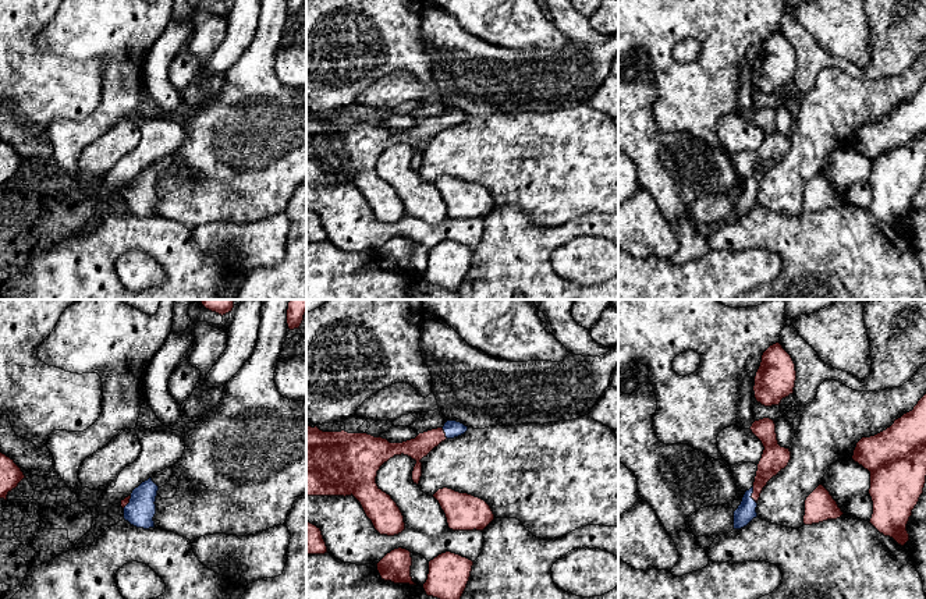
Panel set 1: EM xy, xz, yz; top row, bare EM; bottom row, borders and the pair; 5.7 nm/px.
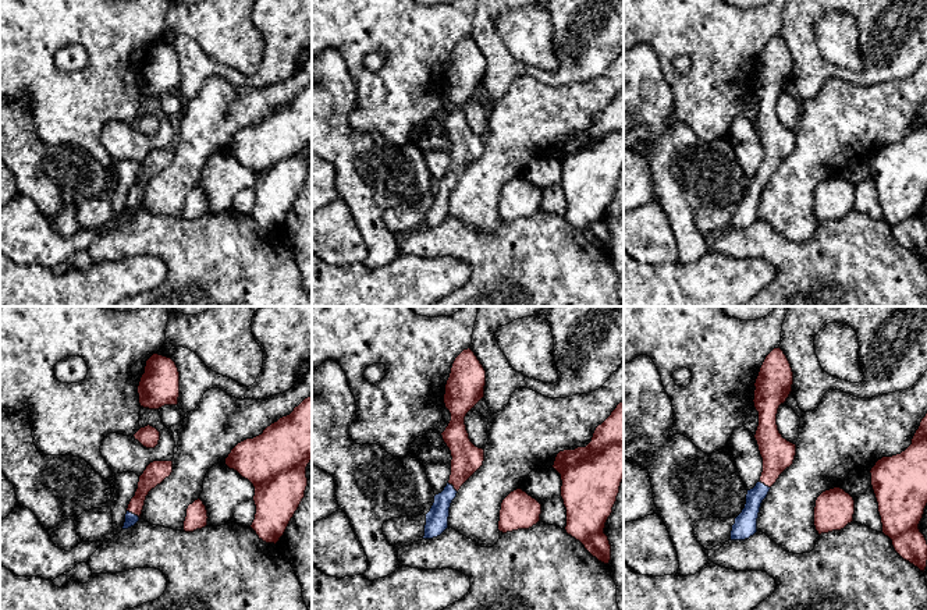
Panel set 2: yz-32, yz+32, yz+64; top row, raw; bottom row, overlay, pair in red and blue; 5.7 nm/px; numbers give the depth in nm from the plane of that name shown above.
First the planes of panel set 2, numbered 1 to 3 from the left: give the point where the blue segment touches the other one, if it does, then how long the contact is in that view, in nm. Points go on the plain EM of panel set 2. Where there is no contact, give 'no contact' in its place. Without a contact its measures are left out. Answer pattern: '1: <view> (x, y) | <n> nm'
1: yz-32 (134, 201) | 90 nm
2: yz+32 (454, 176) | 80 nm
3: yz+64 (764, 171) | 80 nm

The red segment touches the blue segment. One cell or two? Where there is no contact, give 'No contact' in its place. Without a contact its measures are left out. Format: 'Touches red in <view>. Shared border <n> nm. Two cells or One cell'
Touches red in yz. Shared border 110 nm. One cell

